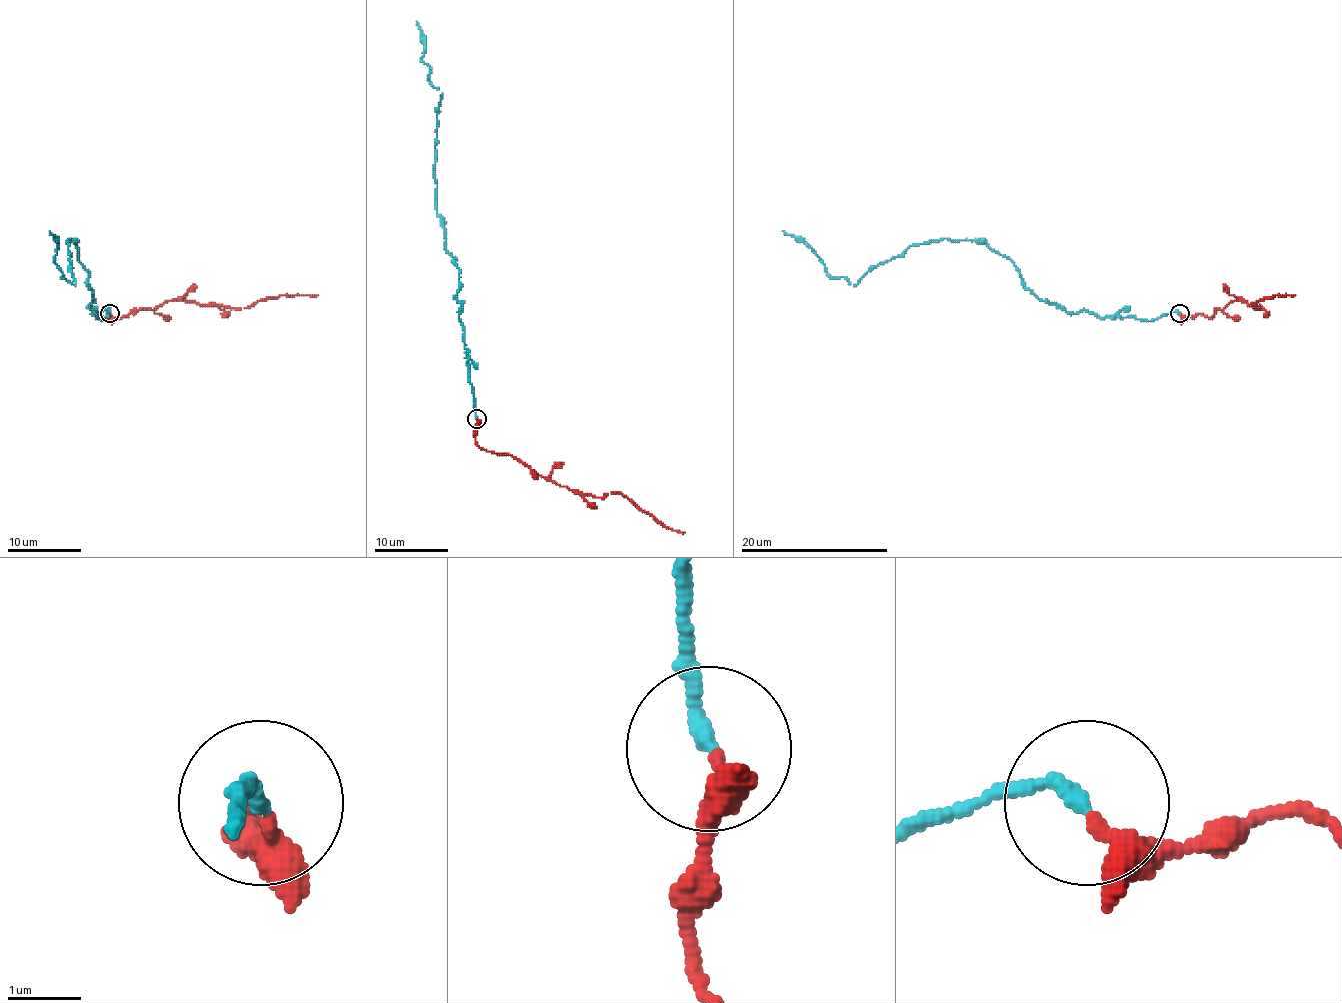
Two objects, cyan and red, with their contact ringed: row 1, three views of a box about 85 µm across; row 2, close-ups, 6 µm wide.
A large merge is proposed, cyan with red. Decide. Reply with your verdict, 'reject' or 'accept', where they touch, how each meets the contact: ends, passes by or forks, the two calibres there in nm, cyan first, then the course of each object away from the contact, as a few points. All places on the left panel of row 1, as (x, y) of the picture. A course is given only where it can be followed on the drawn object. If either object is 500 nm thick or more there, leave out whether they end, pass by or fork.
accept | (109, 313) | cyan ends | red passes by | 200/240 nm | cyan via (110, 313), (104, 321), (93, 313), (88, 271), (69, 238), (75, 284), (62, 277), (49, 231) | red via (110, 313), (110, 317), (108, 313), (115, 317), (154, 310), (165, 300), (248, 308), (279, 295), (318, 295)

